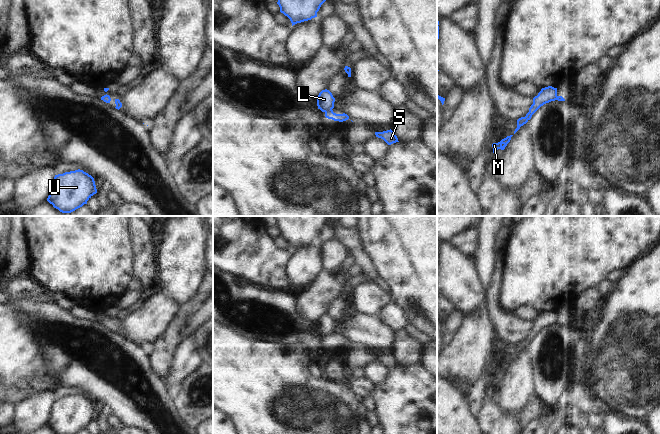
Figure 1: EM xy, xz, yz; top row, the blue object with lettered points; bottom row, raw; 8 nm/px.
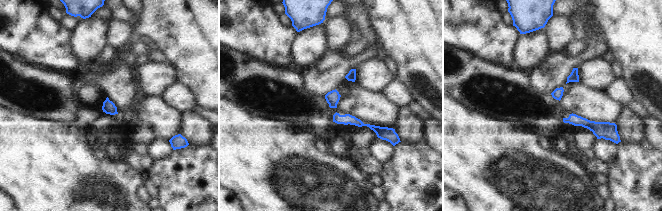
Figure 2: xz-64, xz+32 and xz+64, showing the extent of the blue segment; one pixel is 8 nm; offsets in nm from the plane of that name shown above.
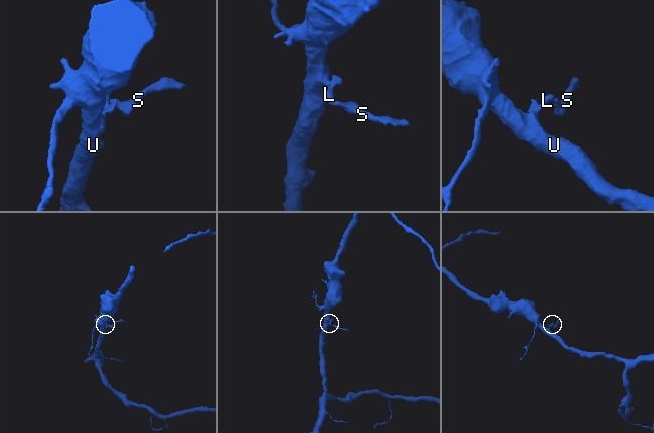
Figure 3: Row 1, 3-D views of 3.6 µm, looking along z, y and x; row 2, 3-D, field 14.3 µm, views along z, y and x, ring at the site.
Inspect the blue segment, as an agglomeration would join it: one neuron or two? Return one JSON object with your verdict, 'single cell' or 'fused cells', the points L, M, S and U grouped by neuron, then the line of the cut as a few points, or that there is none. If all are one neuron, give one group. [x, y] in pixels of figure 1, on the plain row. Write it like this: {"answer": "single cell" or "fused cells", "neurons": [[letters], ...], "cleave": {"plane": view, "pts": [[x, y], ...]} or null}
{"answer": "fused cells", "neurons": [["L", "M", "U"], ["S"]], "cleave": {"plane": "xz", "pts": [[331, 333], [325, 336]]}}

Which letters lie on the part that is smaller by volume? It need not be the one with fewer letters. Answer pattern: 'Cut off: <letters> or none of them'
Cut off: S

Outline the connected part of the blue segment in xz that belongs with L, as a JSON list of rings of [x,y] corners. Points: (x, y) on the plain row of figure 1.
[[[325,313],[317,321],[317,330],[322,336],[328,336],[334,332],[335,322],[332,317]]]

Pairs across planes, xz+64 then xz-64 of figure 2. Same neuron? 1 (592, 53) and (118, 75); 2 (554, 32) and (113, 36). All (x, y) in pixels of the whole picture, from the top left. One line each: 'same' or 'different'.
1: different
2: same

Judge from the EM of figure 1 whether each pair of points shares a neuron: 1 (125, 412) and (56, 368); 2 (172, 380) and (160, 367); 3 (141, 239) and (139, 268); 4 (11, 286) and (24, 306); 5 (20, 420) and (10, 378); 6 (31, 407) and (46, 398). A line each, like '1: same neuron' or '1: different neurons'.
1: same neuron
2: different neurons
3: same neuron
4: different neurons
5: different neurons
6: same neuron

